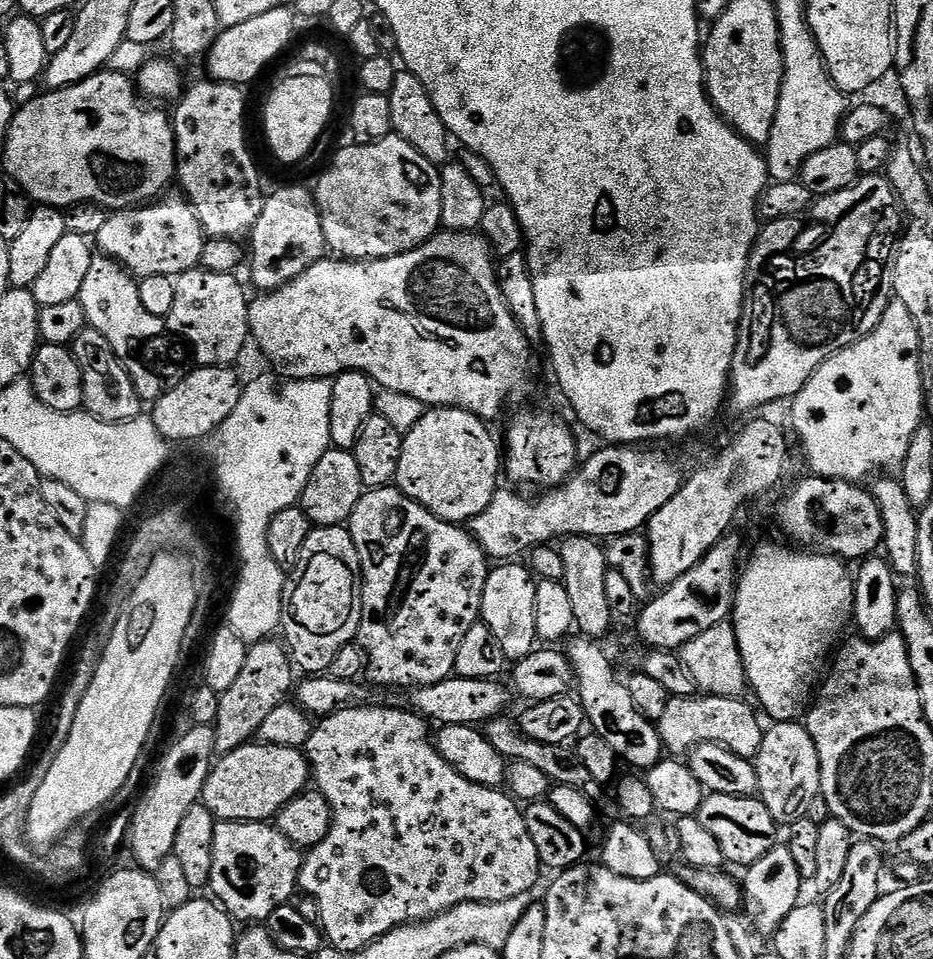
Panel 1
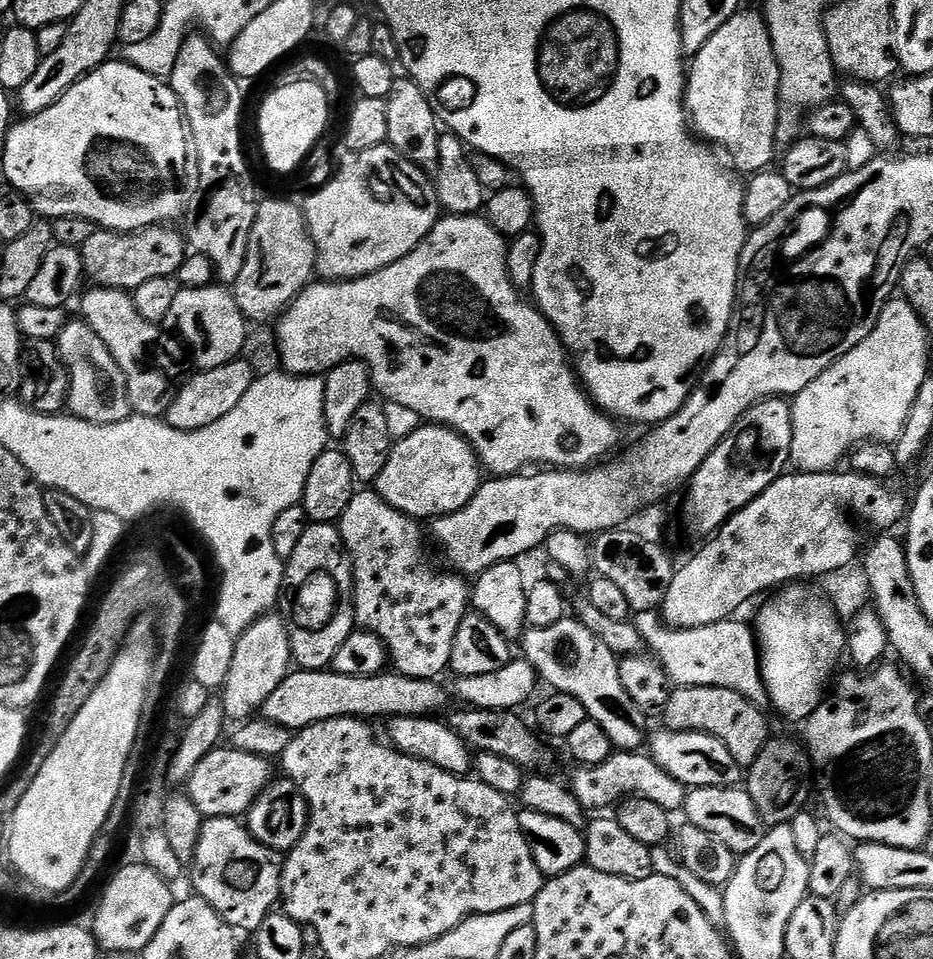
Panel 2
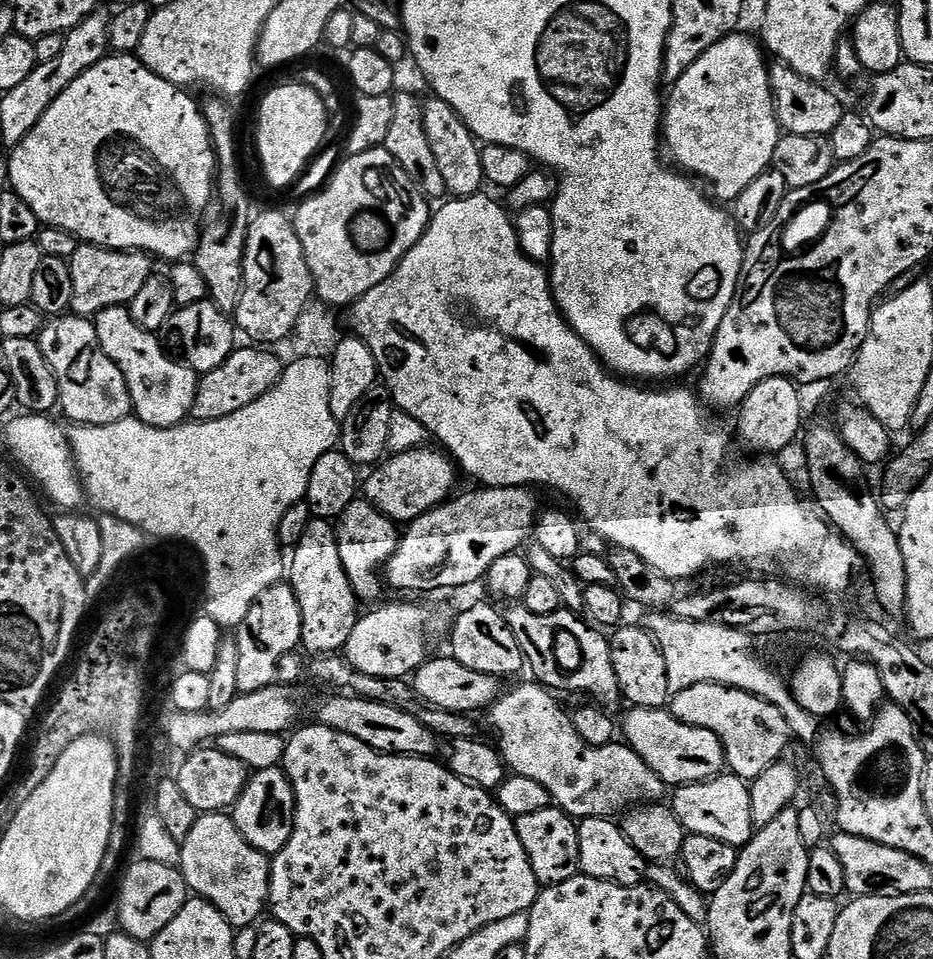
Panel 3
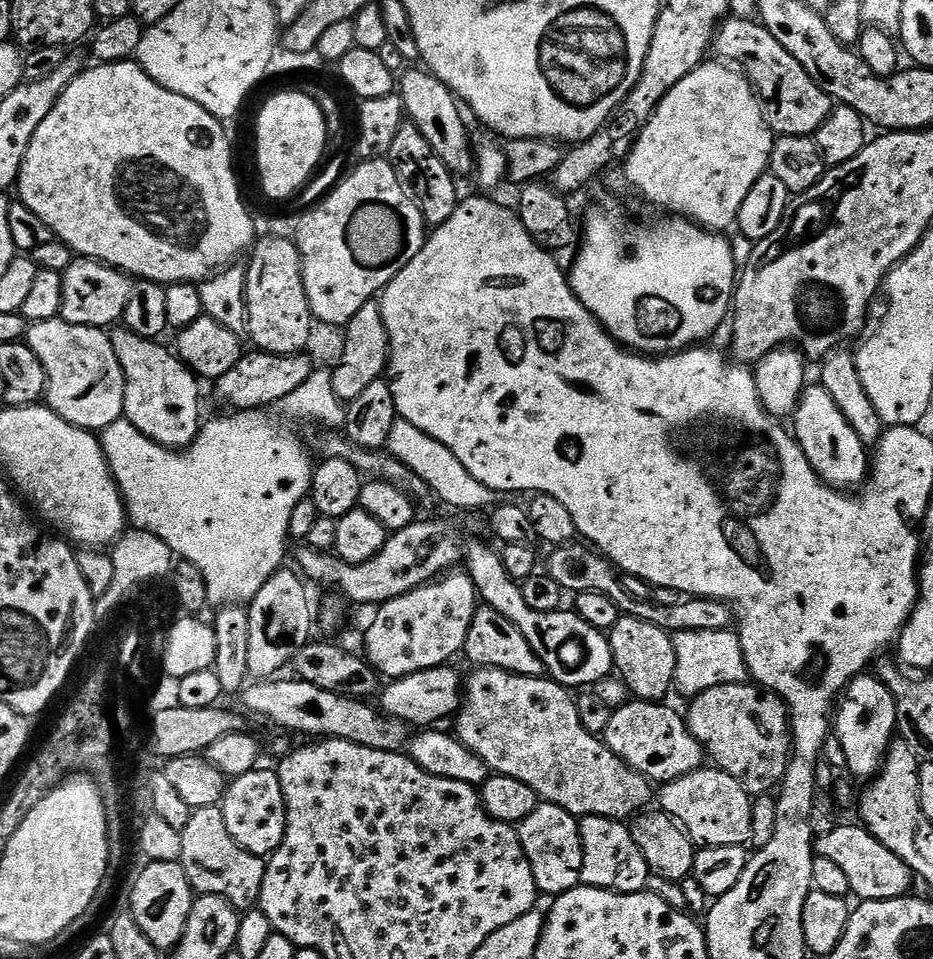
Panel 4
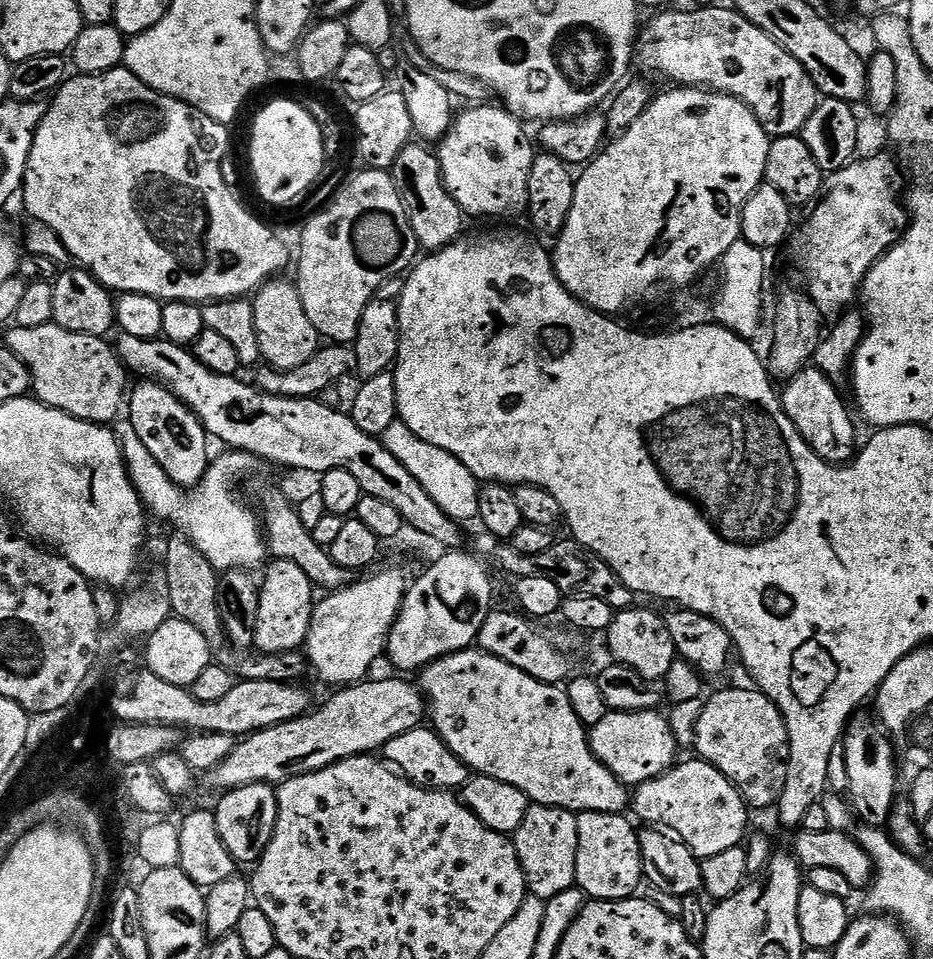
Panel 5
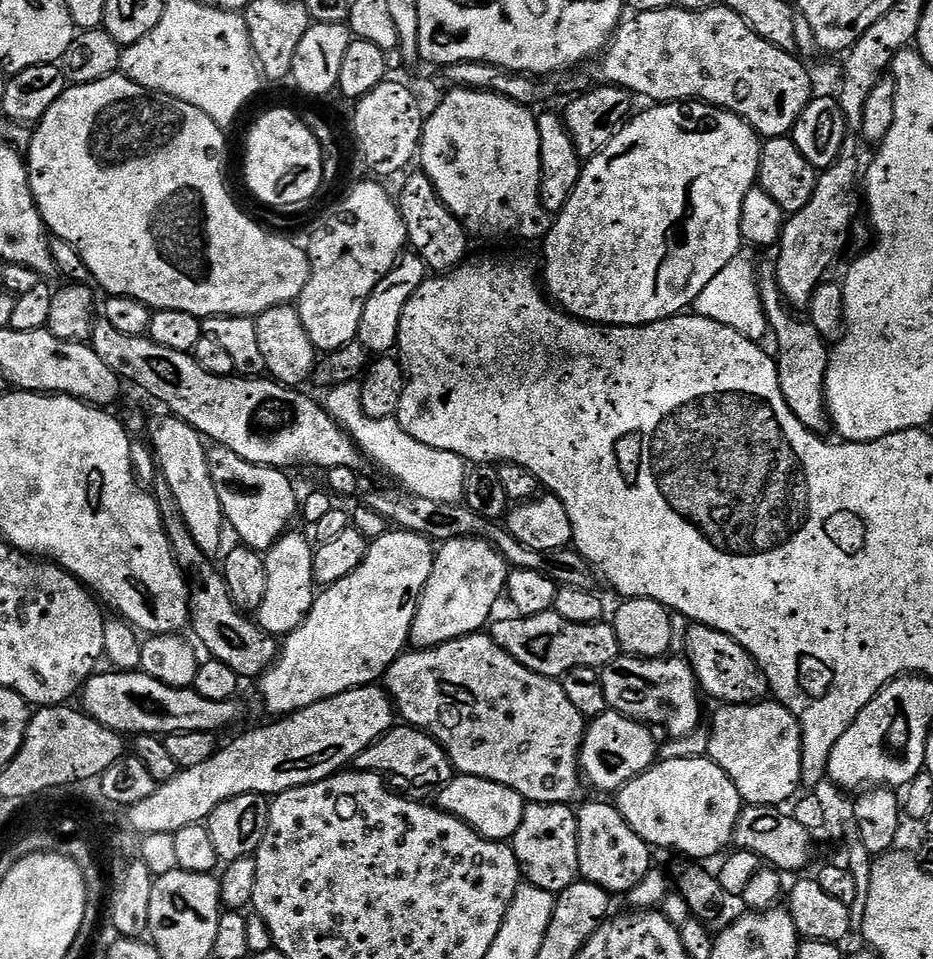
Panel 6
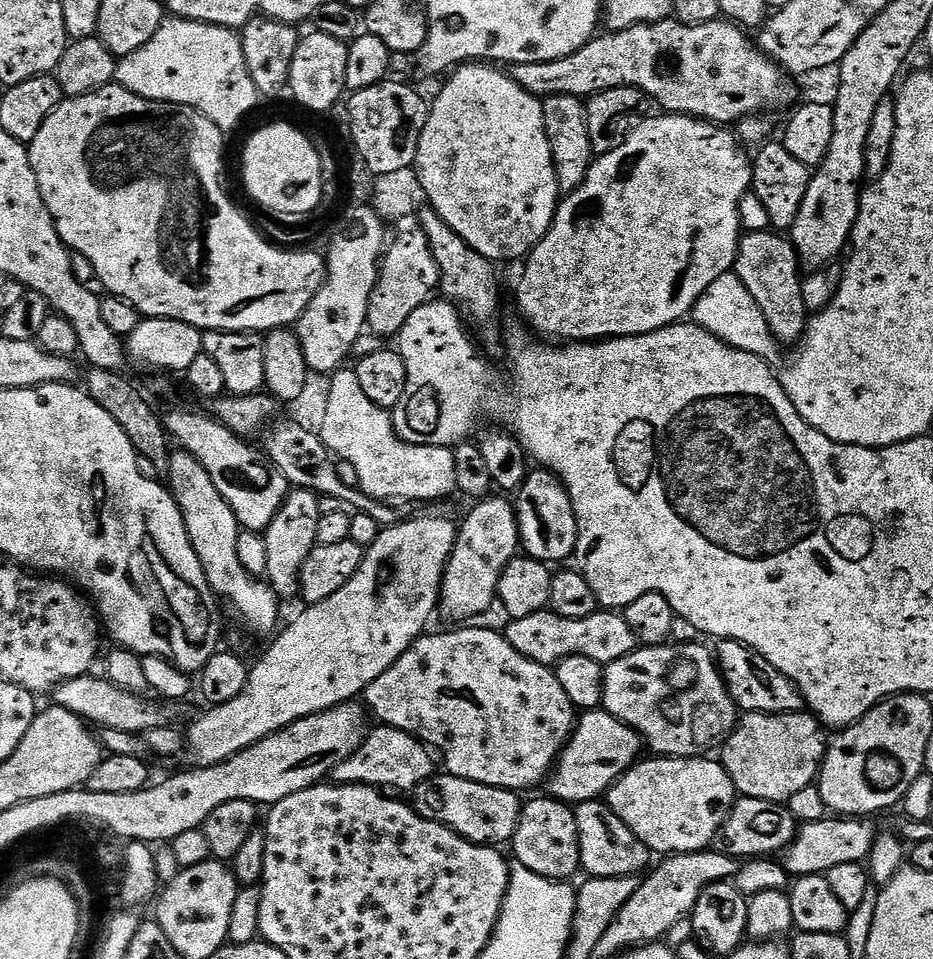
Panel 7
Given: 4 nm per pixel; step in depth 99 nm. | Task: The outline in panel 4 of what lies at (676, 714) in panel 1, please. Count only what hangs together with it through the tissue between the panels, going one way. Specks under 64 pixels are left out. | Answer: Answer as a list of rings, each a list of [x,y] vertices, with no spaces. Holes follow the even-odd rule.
[[[752,682],[716,685],[698,693],[687,706],[688,729],[715,767],[730,774],[753,798],[779,789],[794,749],[788,706],[776,693]]]

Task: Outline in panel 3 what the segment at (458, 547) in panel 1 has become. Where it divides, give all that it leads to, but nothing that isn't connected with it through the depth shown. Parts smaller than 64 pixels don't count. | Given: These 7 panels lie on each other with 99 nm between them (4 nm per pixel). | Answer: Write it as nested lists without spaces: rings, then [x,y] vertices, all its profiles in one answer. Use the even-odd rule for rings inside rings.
[[[357,498],[353,504],[346,506],[346,510],[336,524],[336,537],[338,538],[338,554],[342,554],[342,566],[352,583],[352,589],[355,590],[357,597],[361,601],[381,599],[380,584],[382,588],[382,576],[376,571],[383,569],[388,563],[388,559],[396,552],[396,547],[400,544],[402,532],[398,527],[397,521],[391,520],[388,516],[383,516],[380,511],[363,498]]]

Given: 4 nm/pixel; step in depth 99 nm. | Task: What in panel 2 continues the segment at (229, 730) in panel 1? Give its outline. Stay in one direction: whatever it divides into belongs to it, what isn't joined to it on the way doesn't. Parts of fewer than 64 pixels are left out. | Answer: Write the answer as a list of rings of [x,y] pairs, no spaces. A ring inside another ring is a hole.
[[[269,614],[255,620],[245,632],[239,633],[234,662],[230,662],[230,674],[222,689],[224,715],[229,721],[247,722],[259,713],[264,703],[293,671],[292,647],[288,626],[283,615]]]

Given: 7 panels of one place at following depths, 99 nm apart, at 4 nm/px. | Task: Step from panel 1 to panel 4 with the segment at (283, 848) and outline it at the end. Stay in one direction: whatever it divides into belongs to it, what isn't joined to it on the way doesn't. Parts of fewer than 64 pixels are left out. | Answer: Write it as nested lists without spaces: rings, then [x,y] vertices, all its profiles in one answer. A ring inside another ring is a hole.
[[[219,807],[193,810],[190,814],[190,822],[186,822],[180,837],[182,854],[178,862],[182,870],[186,870],[186,878],[190,882],[193,893],[201,896],[221,896],[237,910],[255,909],[259,905],[265,861],[242,850],[242,846],[238,846],[234,838],[230,838],[230,830],[226,830],[226,822],[222,818]]]

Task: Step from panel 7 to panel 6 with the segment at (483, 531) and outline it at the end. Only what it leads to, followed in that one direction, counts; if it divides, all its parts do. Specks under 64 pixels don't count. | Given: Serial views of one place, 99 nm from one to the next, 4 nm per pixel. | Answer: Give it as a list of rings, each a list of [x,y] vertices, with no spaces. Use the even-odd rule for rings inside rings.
[[[475,536],[443,541],[435,553],[436,561],[412,623],[410,644],[416,650],[433,648],[481,631],[483,624],[493,619],[492,611],[505,595],[508,582],[510,568],[499,550]]]

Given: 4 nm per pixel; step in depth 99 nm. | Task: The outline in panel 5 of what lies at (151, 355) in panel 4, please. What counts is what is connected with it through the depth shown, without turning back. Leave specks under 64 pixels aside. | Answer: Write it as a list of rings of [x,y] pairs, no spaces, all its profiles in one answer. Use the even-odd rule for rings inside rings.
[[[140,382],[135,388],[136,385],[126,400],[126,419],[134,426],[134,434],[138,434],[142,446],[154,454],[154,462],[166,470],[177,486],[185,490],[195,489],[210,463],[208,431],[200,424],[199,418],[163,384]]]

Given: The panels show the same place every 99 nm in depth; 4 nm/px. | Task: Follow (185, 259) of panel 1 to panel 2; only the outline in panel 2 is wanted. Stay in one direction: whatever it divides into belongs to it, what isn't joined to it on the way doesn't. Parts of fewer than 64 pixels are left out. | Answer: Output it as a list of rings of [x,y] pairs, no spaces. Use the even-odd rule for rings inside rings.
[[[172,226],[144,228],[141,232],[98,230],[80,247],[84,275],[98,288],[134,290],[150,278],[175,277],[186,258],[186,240]]]

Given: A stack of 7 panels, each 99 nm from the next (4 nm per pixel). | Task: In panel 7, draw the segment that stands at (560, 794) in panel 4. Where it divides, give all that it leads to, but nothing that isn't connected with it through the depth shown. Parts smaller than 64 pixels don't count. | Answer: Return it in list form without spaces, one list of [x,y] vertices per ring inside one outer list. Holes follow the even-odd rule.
[[[460,626],[457,627],[460,628],[457,632],[436,632],[433,636],[425,634],[418,637],[400,655],[398,662],[394,662],[394,666],[390,666],[390,670],[386,670],[374,682],[370,682],[370,686],[365,688],[362,693],[362,700],[367,711],[371,715],[373,712],[380,719],[377,721],[383,727],[397,728],[403,732],[409,732],[411,736],[416,736],[424,741],[429,749],[435,750],[438,756],[438,751],[440,751],[441,757],[439,756],[439,759],[442,761],[443,771],[447,775],[466,778],[470,782],[482,782],[486,786],[498,786],[517,794],[524,794],[527,788],[536,788],[539,784],[541,787],[547,781],[556,757],[564,748],[569,737],[572,736],[572,729],[576,727],[578,712],[577,709],[572,707],[570,698],[566,698],[566,690],[562,690],[562,685],[558,683],[555,671],[549,665],[534,662],[530,658],[526,658],[526,654],[518,654],[518,650],[514,650],[514,646],[510,646],[510,642],[504,637],[503,631],[497,630],[495,632],[492,628],[472,627],[476,626]]]

